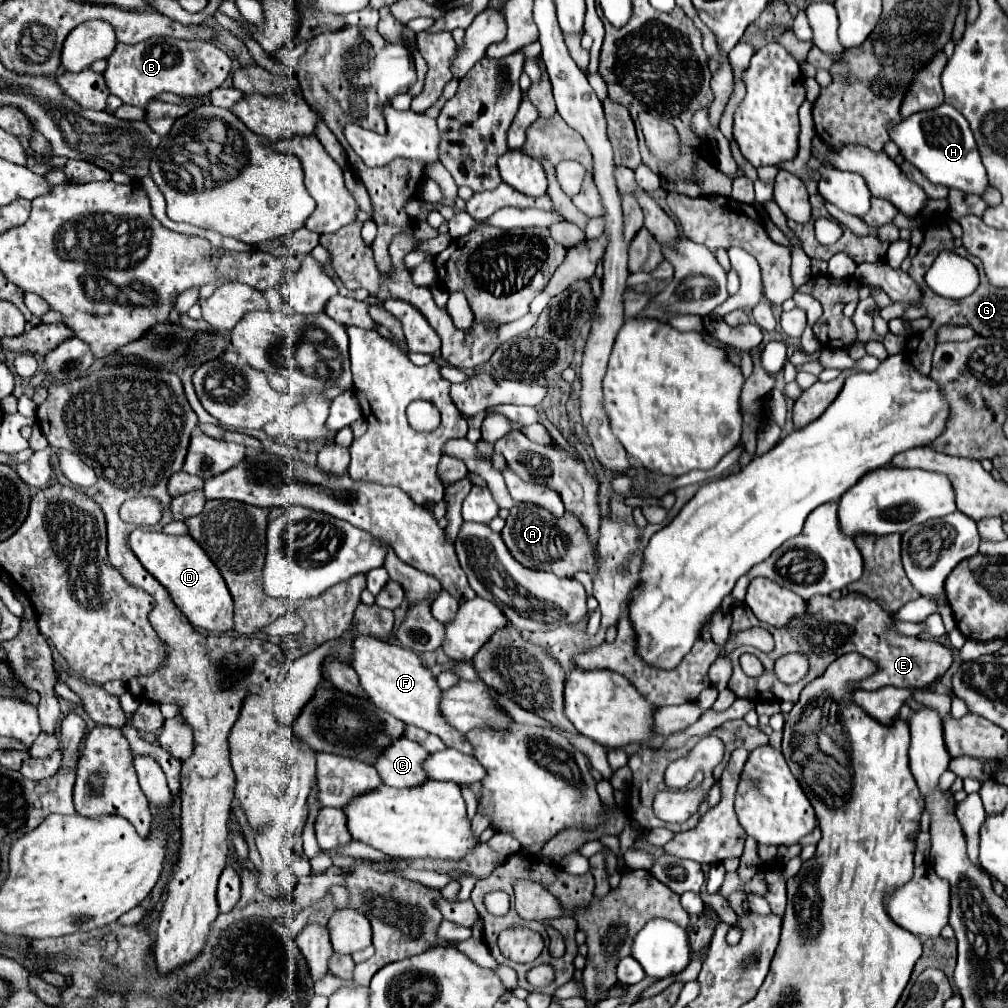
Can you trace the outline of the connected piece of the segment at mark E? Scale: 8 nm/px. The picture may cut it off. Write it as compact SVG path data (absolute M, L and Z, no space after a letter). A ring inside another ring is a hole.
M850 592L846 598L838 598L832 600L830 596L814 596L808 602L808 610L802 618L796 618L790 622L788 628L766 628L772 638L774 638L774 650L770 654L764 654L752 646L740 646L738 650L732 652L732 664L734 664L734 674L728 682L728 688L738 696L738 698L746 698L752 702L780 702L780 700L788 700L788 702L796 702L800 690L812 682L814 678L822 676L824 670L828 668L830 662L834 662L838 656L846 654L846 652L858 652L866 658L870 658L872 662L876 662L878 672L872 674L870 678L856 682L854 688L862 688L862 690L878 690L882 686L898 686L898 688L910 688L910 686L918 686L924 688L930 682L934 682L940 674L944 674L950 664L954 662L952 658L952 648L940 644L938 640L924 640L924 638L914 638L914 636L904 636L898 634L894 630L892 618L890 614L886 614L886 610L882 610L874 600L866 598L864 594L854 594ZM750 652L754 656L758 656L758 660L764 664L764 674L758 678L750 678L742 672L738 658ZM790 652L802 652L810 658L810 670L806 674L806 678L802 678L800 682L786 686L782 684L774 672L772 672L772 664L776 658L790 654Z

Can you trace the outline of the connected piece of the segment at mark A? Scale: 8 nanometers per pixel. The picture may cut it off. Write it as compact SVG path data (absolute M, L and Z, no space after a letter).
M516 504L510 510L504 530L500 532L510 554L526 568L552 572L560 578L568 578L578 570L596 572L598 570L598 554L592 550L584 526L572 514L564 514L562 518L554 518L546 510L534 504Z

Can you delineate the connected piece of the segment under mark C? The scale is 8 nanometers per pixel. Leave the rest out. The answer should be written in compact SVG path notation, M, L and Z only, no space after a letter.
M408 738L396 740L390 748L384 750L384 754L374 764L384 784L394 788L410 788L410 786L422 786L422 782L428 782L428 774L424 770L424 760L430 754L422 750L416 742Z

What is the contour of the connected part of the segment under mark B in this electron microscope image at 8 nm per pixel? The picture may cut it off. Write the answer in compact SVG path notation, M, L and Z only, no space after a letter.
M150 38L134 46L116 44L114 52L108 58L108 70L104 72L108 90L118 96L124 104L132 106L146 106L156 94L172 92L178 96L204 96L210 94L214 88L220 88L228 78L232 68L230 56L212 42L186 42L186 40L170 40L170 38Z

